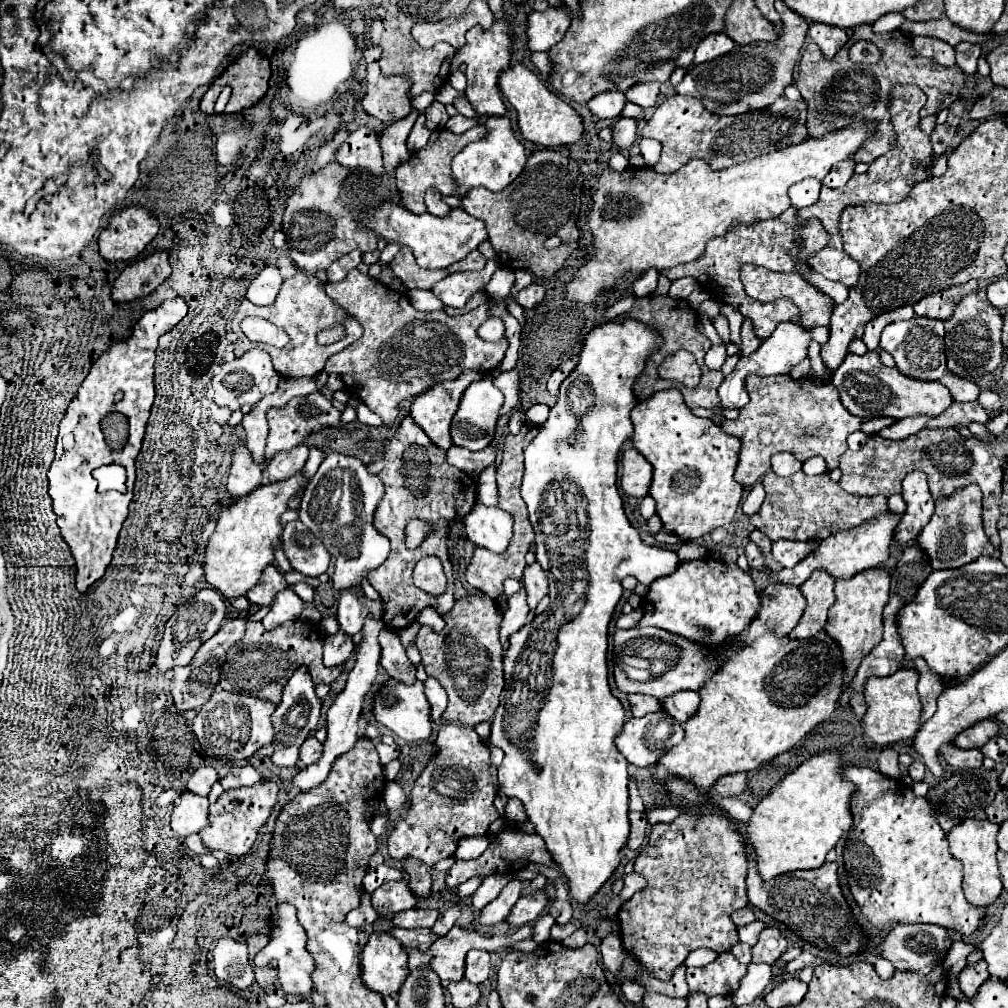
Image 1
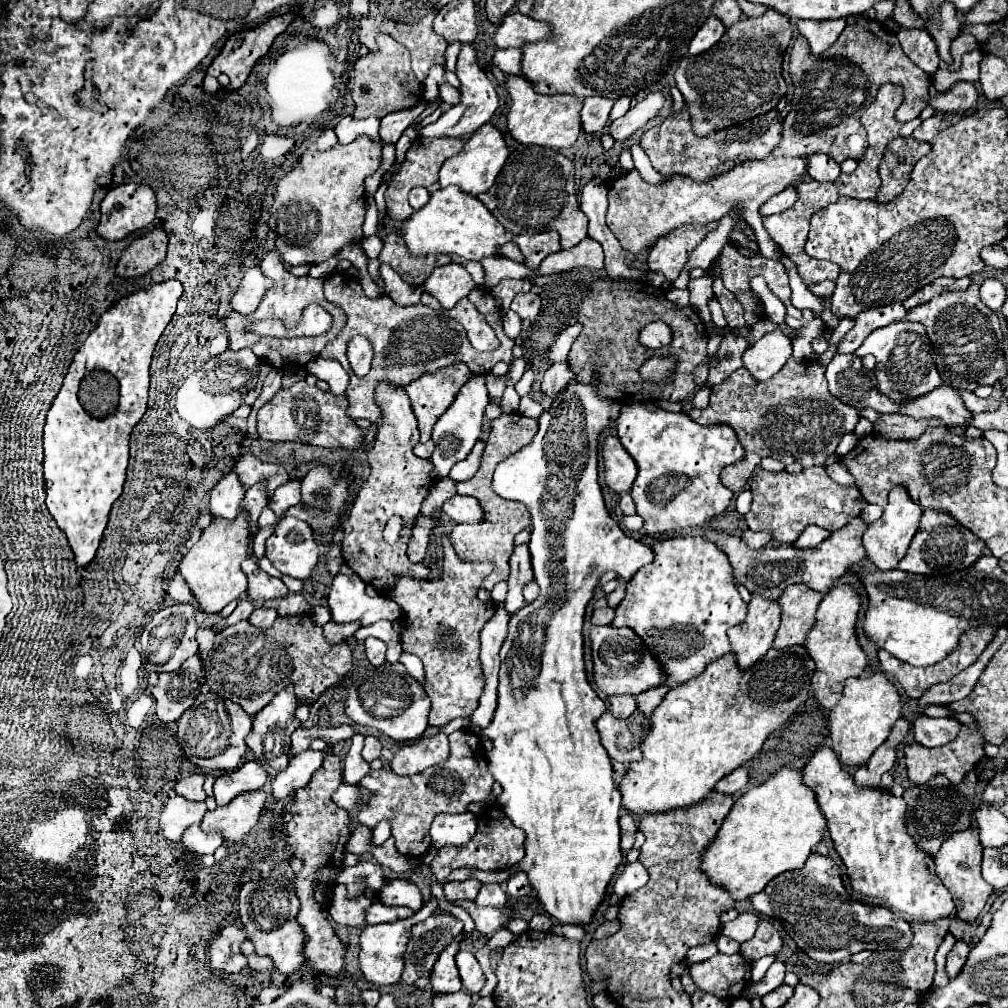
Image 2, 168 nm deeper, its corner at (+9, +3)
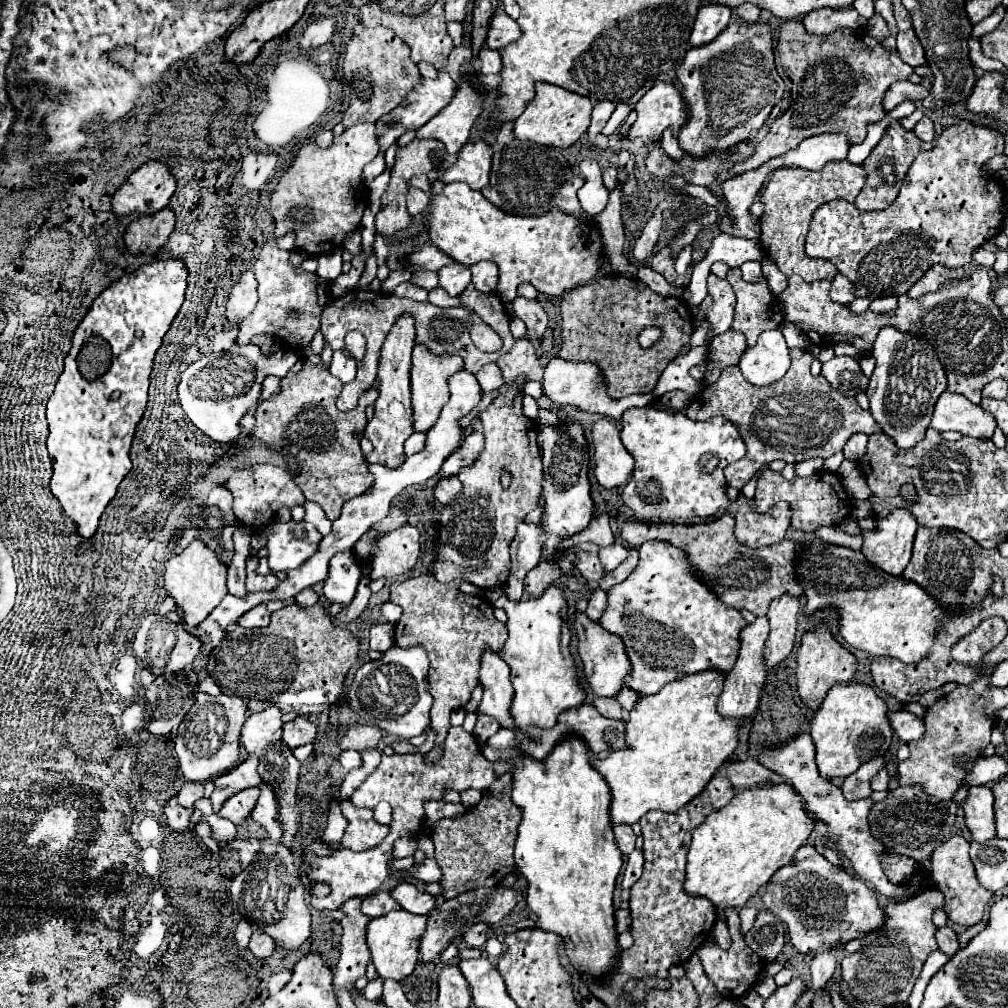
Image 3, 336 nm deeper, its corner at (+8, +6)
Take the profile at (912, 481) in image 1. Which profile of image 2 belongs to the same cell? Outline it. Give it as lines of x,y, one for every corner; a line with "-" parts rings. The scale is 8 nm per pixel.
896,486
896,490
892,490
892,494
888,498
884,514
876,522
868,524
868,528
862,536
862,546
866,550
868,560
880,570
896,570
898,562
906,556
910,540
914,538
914,534
918,530
920,516
922,516
922,510
908,498
908,494
904,494
904,490
900,490
900,486

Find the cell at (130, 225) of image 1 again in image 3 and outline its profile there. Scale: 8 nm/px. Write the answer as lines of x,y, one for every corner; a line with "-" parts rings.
149,161
141,165
127,181
113,193
111,207
115,217
125,217
131,213
157,213
167,207
169,197
175,191
175,179
169,169
159,161

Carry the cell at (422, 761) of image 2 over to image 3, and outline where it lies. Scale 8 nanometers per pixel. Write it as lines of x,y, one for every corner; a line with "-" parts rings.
419,575
389,585
391,601
403,607
403,615
395,625
395,643
399,647
421,645
429,657
429,691
433,695
431,729
435,731
435,747
425,753
425,761
437,761
443,755
443,743
447,729
451,727
449,715
461,709
471,699
473,689
479,685
479,659
483,647
491,647
495,653
503,647
507,629
493,617
493,605
485,597
465,595
459,591
463,579
453,583
441,583
433,575

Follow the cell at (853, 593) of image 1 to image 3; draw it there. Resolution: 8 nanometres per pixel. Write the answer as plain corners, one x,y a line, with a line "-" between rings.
825,623
817,625
813,631
803,633
801,645
797,651
797,689
803,699
803,703
811,709
819,709
827,691
835,683
847,683
857,671
857,657
847,651
829,631

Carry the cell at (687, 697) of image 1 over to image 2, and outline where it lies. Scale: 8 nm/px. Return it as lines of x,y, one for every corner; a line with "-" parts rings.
660,684
660,686
656,686
656,688
650,688
650,690
642,692
642,694
638,694
638,696
636,696
638,712
640,712
640,714
644,714
644,716
652,714
652,710
662,702
662,698
664,698
664,694
666,694
668,690
670,690
668,686

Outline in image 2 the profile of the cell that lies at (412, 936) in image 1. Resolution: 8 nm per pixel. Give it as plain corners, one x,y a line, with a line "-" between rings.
438,912
412,928
412,940
404,954
404,974
400,980
404,992
414,992
414,980
432,974
440,952
462,932
462,926
462,920
454,914

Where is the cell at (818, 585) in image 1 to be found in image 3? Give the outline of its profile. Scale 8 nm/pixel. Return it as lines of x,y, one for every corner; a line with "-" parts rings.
781,595
779,599
771,601
767,619
771,623
771,633
765,645
765,663
773,667
781,663
795,645
797,637
797,613
799,613
799,599
793,595

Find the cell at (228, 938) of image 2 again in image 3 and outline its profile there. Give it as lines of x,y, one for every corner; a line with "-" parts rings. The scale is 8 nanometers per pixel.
246,919
241,920
235,930
235,943
240,949
247,948
253,929

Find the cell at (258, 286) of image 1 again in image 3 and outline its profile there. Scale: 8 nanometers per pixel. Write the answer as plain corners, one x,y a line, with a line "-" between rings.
245,271
239,277
237,285
231,289
227,301
227,319
239,323
241,319
253,313
255,305
257,305
257,279
253,271

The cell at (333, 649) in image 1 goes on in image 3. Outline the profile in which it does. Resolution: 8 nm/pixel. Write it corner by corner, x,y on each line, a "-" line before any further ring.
365,565
365,567
361,567
363,569
363,577
361,577
361,583
359,583
359,587
357,587
357,595
355,595
355,599
347,605
347,607
343,607
341,609
341,613
337,613
335,615
335,621
339,623
339,625
347,625
347,623
353,623
365,609
367,609
367,605
369,605
369,597
371,597
371,591
369,591
369,565

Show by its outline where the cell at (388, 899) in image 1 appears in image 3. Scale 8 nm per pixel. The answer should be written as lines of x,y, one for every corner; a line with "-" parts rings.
401,883
391,891
391,897
409,913
415,915
429,915
435,907
435,897
429,893
419,891
413,883

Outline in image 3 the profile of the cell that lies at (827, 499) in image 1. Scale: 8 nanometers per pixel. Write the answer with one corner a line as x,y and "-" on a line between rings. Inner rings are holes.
763,469
757,479
757,491
754,496
754,507
759,513
766,513
779,501
787,501
791,505
793,517
791,527
797,531
815,531
821,525
839,525
853,511
853,501
847,497
837,473
817,471
811,477
795,477
787,481
781,473
-
759,501
759,503
757,503

